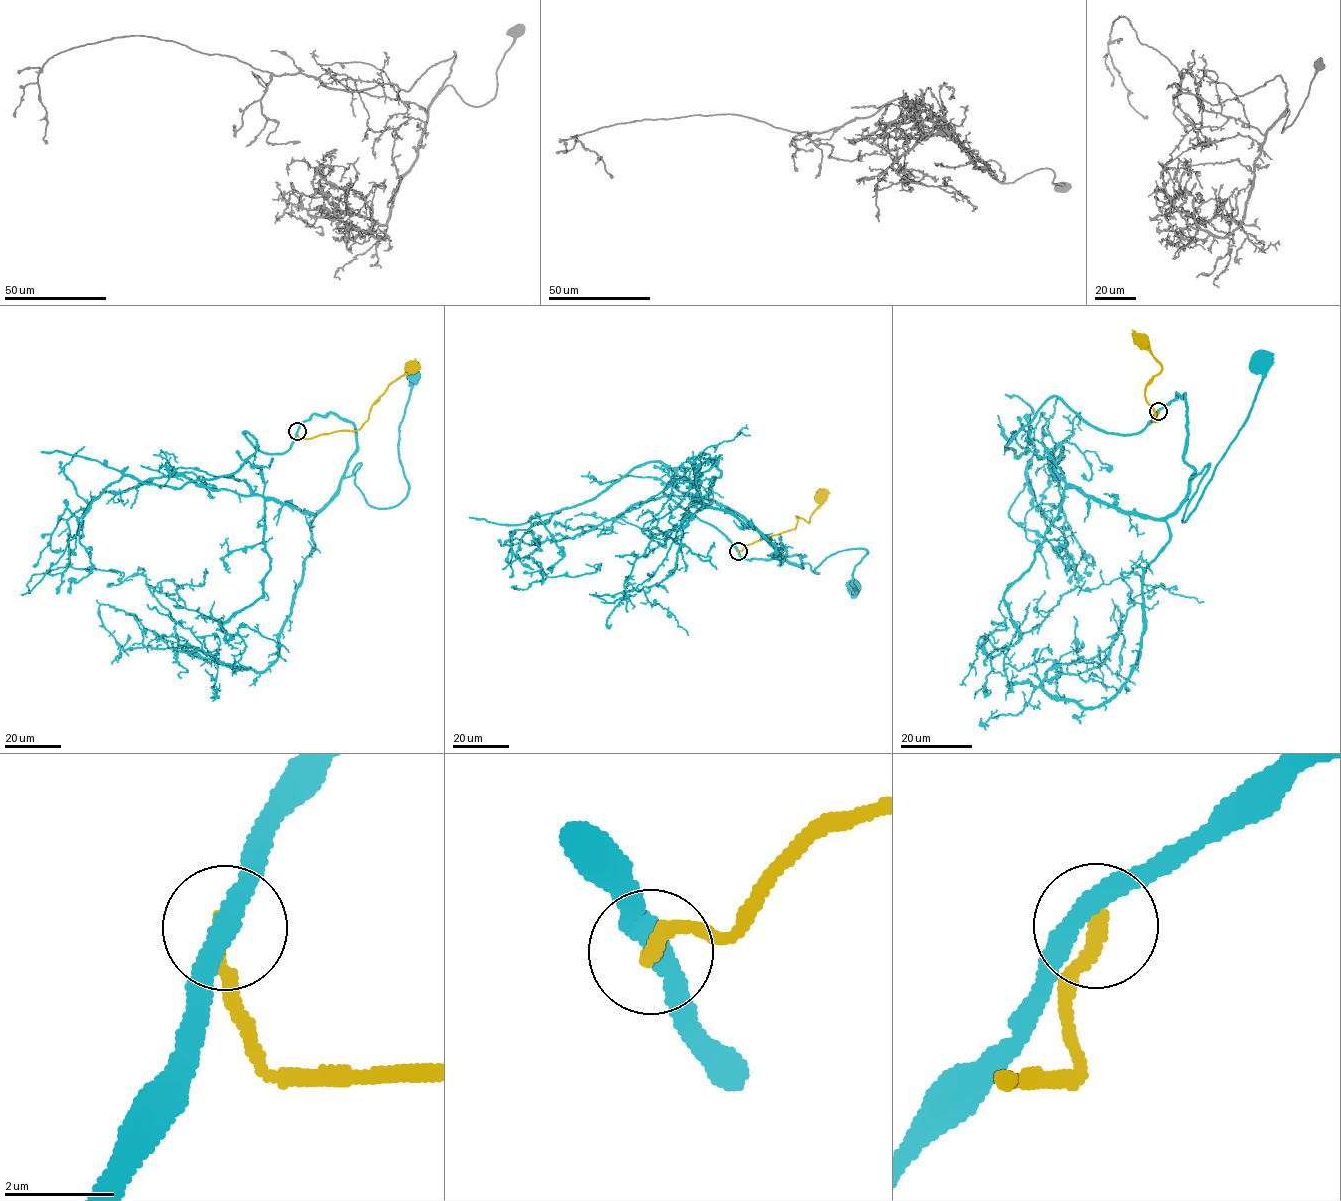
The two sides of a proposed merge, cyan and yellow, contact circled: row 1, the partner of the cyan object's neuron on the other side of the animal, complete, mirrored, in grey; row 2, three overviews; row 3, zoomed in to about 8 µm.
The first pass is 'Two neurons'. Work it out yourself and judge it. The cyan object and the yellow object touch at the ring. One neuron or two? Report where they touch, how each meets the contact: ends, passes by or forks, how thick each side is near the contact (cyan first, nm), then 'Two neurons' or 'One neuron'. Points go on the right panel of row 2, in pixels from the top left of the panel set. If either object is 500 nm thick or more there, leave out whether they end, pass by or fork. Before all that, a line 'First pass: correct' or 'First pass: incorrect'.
First pass: correct
Place: (1158, 411). At the ring cyan passes by. At the ring yellow ends. Thickness 360 nm (cyan) against 260 nm. Two neurons

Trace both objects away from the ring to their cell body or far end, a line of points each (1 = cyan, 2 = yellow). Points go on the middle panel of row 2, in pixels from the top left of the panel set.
1: (737, 551), (806, 557), (803, 567), (819, 573), (833, 554), (864, 548), (855, 588)
2: (737, 551), (760, 539), (793, 529), (797, 520), (795, 516), (809, 522), (821, 498)

